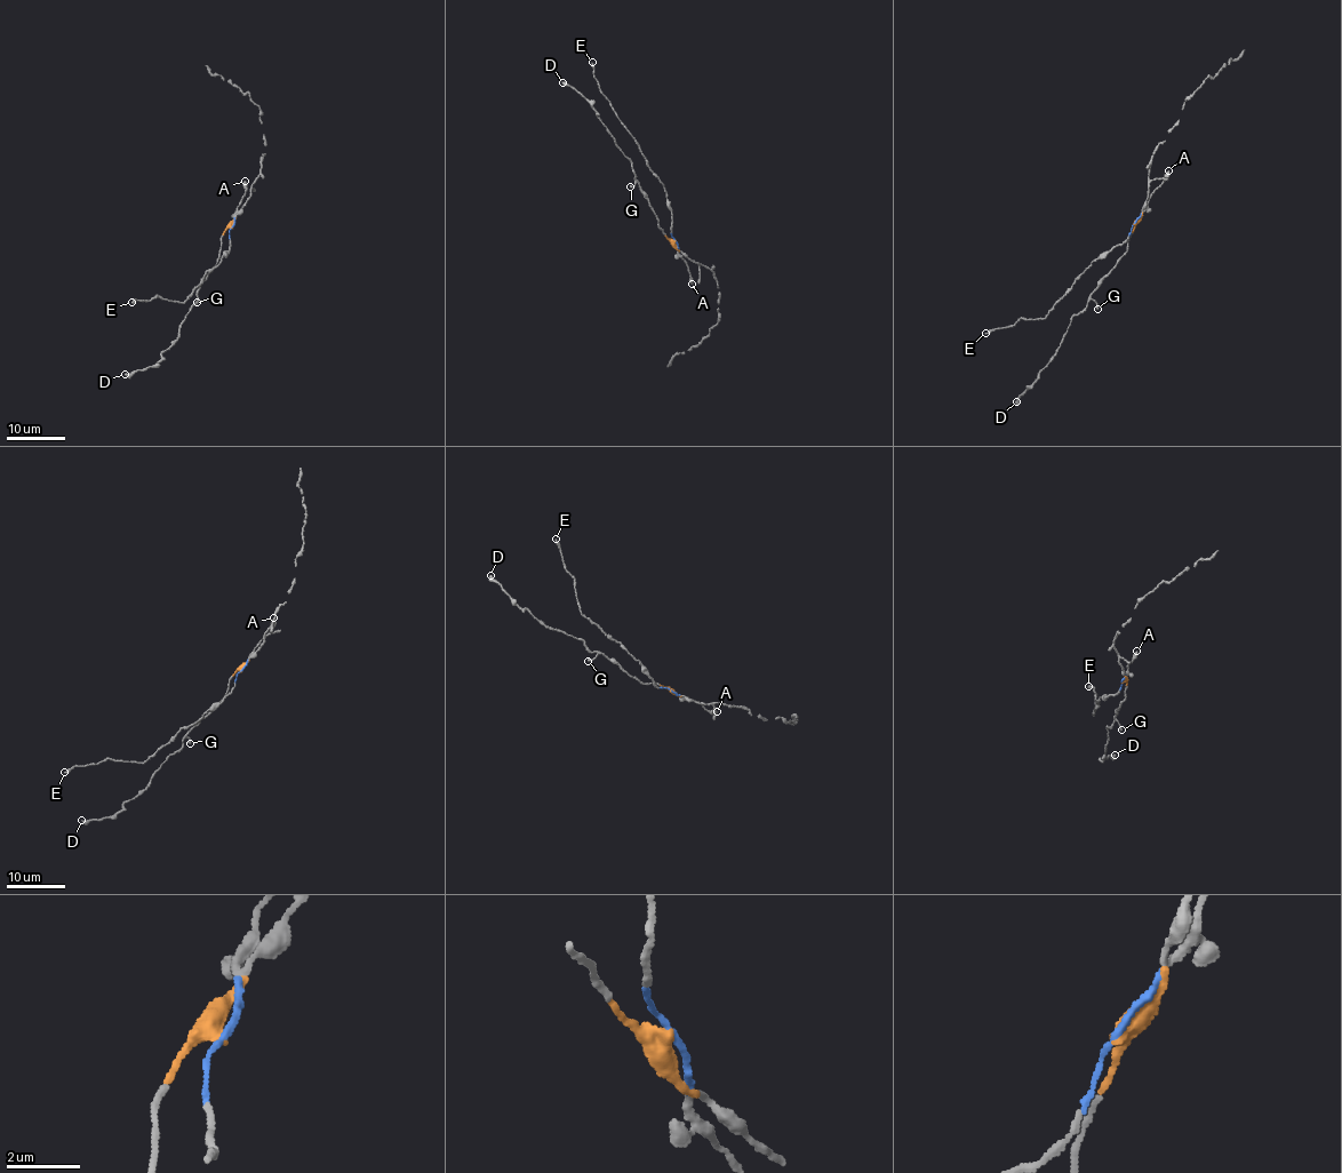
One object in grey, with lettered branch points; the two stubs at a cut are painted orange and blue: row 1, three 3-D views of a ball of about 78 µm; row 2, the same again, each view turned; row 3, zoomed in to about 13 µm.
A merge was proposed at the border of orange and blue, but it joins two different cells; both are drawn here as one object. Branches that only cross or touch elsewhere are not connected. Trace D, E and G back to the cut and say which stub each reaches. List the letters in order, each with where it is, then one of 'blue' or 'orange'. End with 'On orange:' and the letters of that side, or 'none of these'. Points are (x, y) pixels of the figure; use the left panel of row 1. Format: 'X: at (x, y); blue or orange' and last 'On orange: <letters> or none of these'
D: at (125, 374); orange
E: at (132, 302); blue
G: at (197, 302); orange
On orange: D, G

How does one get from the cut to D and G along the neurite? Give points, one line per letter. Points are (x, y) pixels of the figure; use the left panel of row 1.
D: (232, 228), (222, 234), (216, 263), (197, 289), (198, 298), (182, 324), (177, 338), (151, 366), (125, 374)
G: (232, 228), (222, 234), (216, 263), (198, 289), (196, 302)

